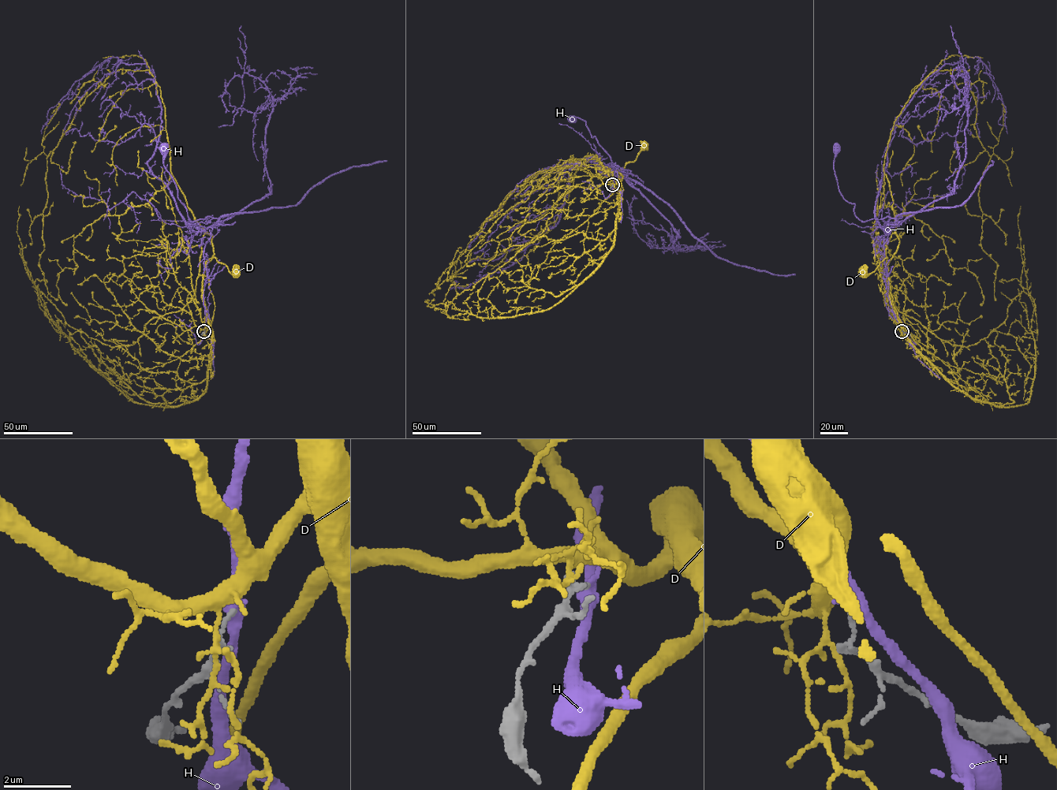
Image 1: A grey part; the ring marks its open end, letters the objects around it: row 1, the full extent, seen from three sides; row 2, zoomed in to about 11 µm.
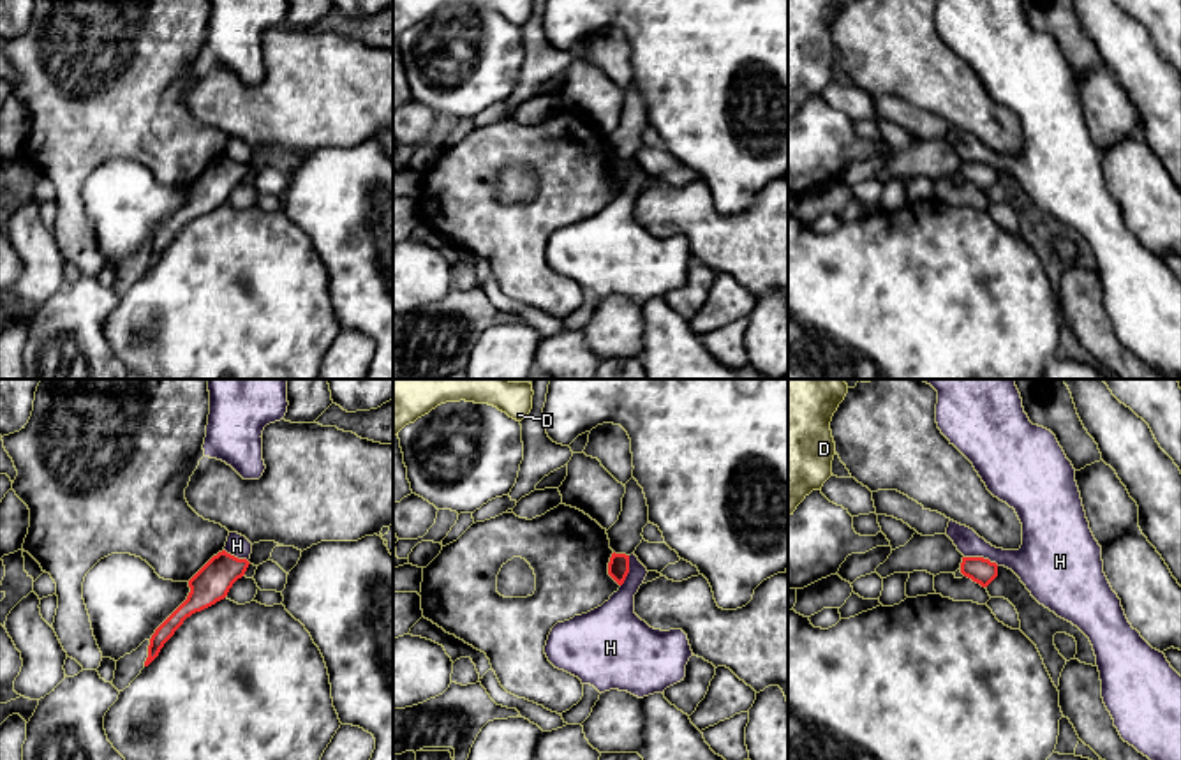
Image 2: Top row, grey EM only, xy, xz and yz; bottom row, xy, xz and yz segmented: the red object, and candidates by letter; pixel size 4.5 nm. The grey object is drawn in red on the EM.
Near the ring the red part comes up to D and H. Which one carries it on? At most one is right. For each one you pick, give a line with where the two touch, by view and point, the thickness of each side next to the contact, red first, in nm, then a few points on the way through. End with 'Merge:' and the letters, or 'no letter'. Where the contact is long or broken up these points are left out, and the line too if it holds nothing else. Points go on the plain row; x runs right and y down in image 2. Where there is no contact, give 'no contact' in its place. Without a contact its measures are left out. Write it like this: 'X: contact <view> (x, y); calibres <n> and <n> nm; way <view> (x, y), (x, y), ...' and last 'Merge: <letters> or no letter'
Merge: no letter

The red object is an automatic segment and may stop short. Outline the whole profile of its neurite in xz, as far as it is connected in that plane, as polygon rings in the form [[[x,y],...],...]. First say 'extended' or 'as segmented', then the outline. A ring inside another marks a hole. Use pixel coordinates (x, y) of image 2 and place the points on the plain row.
as segmented; [[[612,159],[610,168],[608,168],[608,180],[622,190],[626,182],[629,178],[629,160],[626,159]]]

